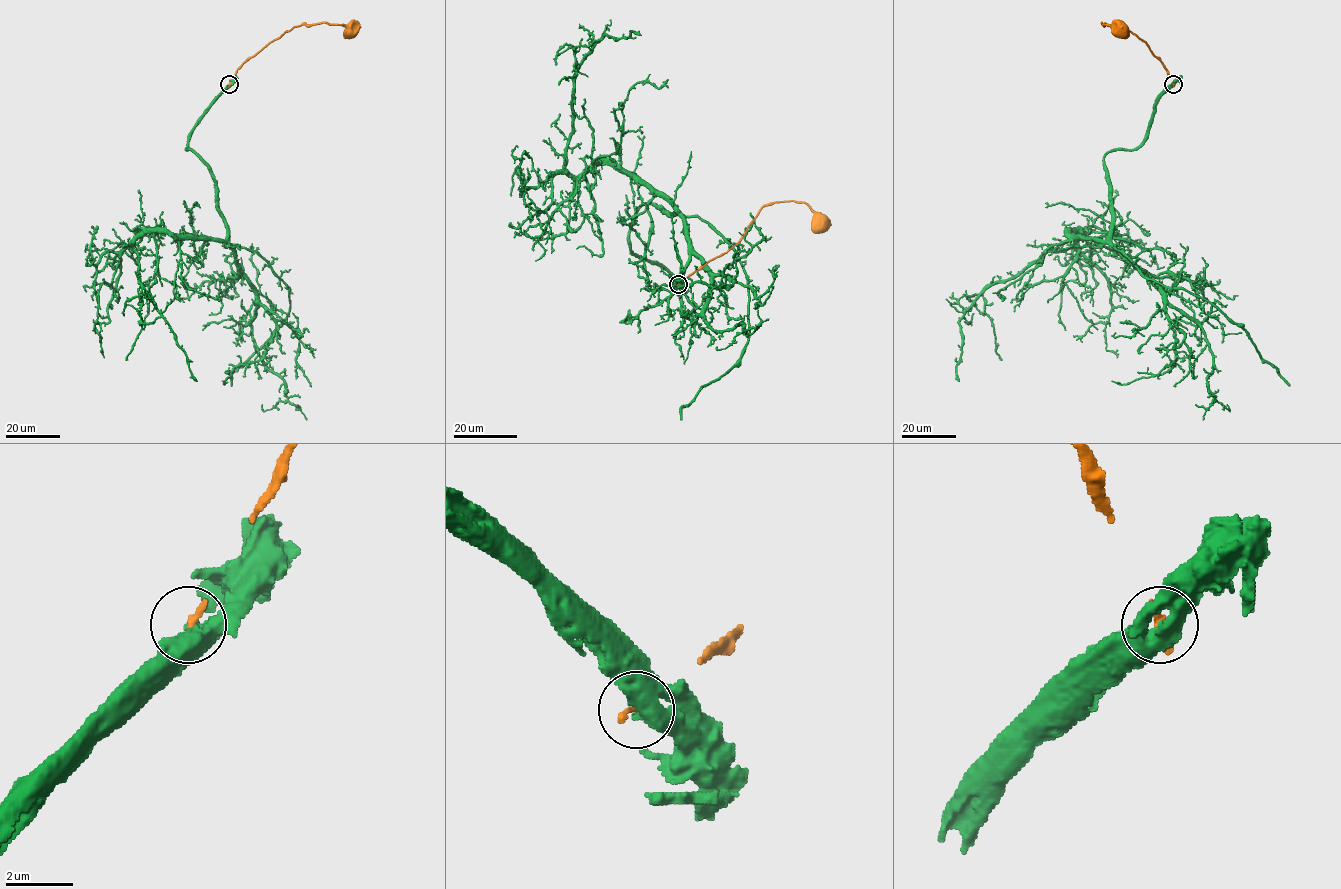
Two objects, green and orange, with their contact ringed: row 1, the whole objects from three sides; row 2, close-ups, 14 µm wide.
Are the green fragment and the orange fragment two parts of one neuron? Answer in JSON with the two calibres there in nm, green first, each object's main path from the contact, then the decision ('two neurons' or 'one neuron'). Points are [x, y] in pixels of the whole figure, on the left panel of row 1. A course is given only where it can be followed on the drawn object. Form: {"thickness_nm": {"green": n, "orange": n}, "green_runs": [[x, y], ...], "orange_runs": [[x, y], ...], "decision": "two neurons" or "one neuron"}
{"thickness_nm": {"green": 550, "orange": 200}, "green_runs": [[229, 84], [187, 150], [214, 183], [227, 238], [163, 230], [130, 245], [140, 286], [197, 381]], "orange_runs": [[229, 84], [241, 65], [294, 27], [322, 23], [343, 24], [351, 29]], "decision": "two neurons"}

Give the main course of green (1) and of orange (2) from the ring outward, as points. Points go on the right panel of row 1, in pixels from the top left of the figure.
1: (1173, 84), (1143, 142), (1104, 157), (1110, 236), (1070, 230), (1072, 245), (989, 286), (959, 322), (959, 381)
2: (1173, 84), (1164, 65), (1143, 40), (1130, 32), (1101, 23), (1118, 29)

